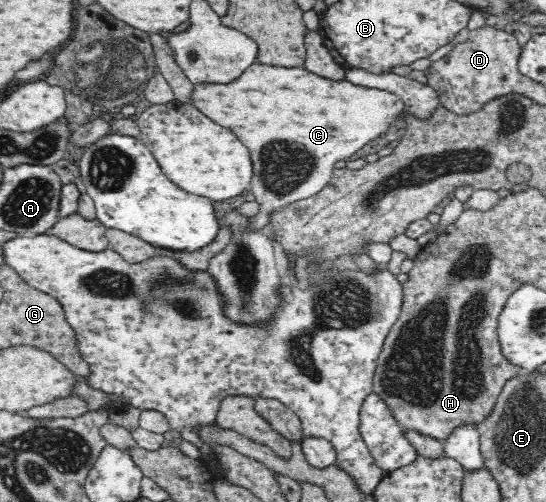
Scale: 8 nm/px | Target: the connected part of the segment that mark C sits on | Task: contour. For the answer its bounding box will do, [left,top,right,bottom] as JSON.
[189,61,403,230]

